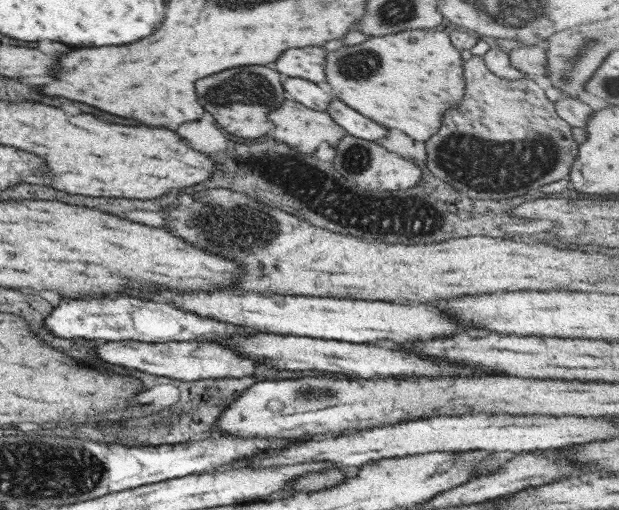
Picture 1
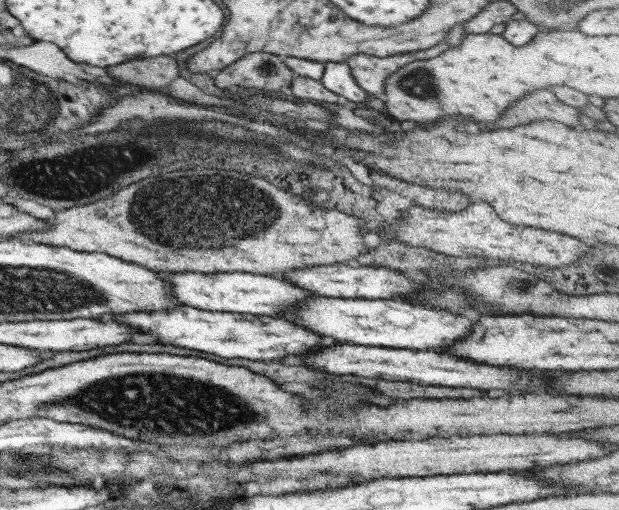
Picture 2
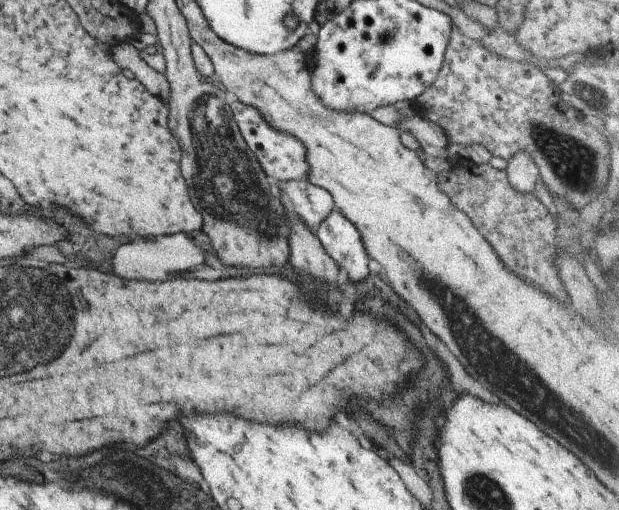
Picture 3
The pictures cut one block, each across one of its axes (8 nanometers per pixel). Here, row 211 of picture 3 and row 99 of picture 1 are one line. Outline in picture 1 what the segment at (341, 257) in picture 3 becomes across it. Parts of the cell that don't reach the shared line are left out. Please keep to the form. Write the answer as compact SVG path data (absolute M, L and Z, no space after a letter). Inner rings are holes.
M333 97L326 112L350 136L378 143L380 138L386 138L386 134L388 134L388 129L384 126L378 126L376 122L354 112L340 98Z

